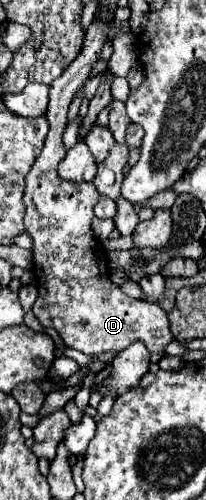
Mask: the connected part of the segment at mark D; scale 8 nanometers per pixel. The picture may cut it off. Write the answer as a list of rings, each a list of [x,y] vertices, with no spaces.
[[[92,22],[86,32],[78,58],[64,70],[50,86],[50,102],[46,118],[50,132],[44,148],[36,158],[32,170],[26,174],[24,192],[24,228],[34,240],[34,284],[38,298],[34,302],[34,314],[42,326],[54,328],[68,348],[80,350],[86,356],[120,354],[134,342],[144,342],[150,354],[164,356],[166,346],[174,340],[168,324],[168,314],[158,306],[144,300],[126,296],[118,284],[110,282],[106,270],[106,252],[92,234],[90,222],[94,218],[92,208],[98,202],[98,190],[92,182],[68,182],[56,172],[60,158],[66,154],[62,146],[62,132],[66,128],[66,112],[76,96],[78,88],[88,80],[92,66],[98,62],[104,44],[104,26]]]

